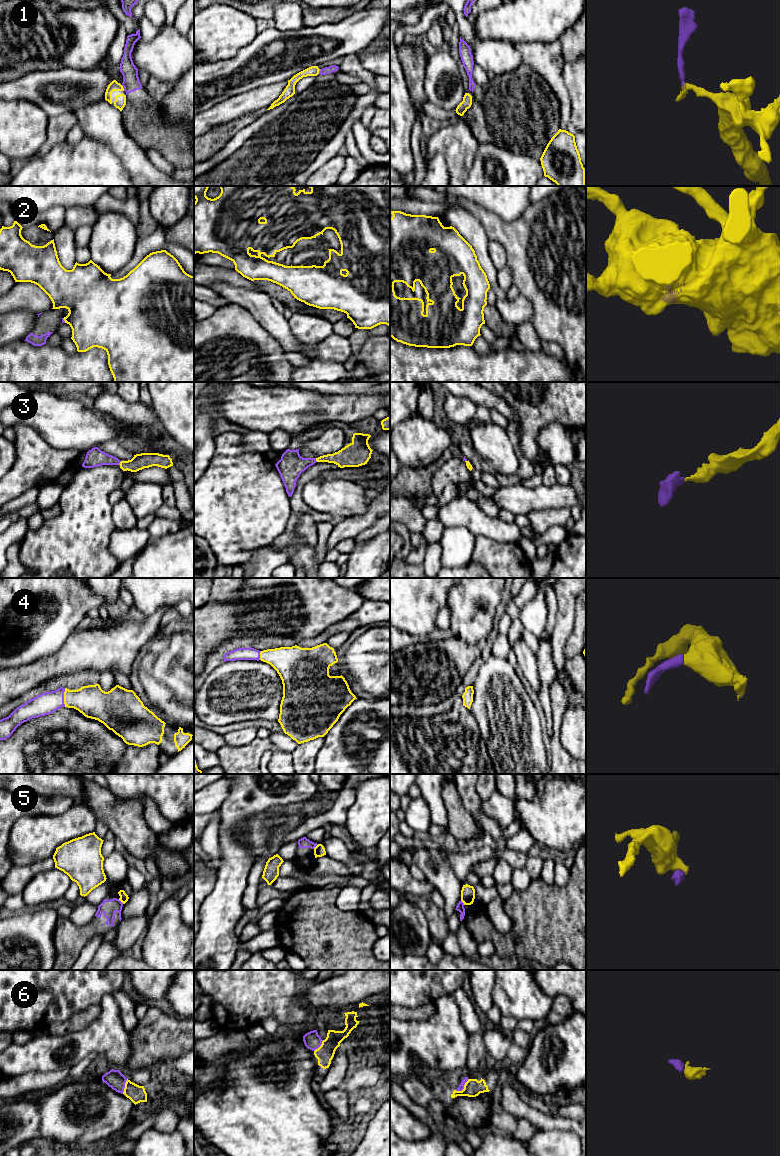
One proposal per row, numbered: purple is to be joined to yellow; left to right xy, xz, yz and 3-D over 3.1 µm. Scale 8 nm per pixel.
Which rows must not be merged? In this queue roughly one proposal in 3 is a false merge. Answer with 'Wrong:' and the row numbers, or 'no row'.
Wrong: 1, 2, 5

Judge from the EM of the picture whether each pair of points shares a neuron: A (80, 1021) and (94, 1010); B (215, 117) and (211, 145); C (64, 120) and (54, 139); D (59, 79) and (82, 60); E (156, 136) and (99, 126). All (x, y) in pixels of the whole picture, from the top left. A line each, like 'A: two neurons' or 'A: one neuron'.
A: one neuron
B: two neurons
C: one neuron
D: two neurons
E: two neurons

